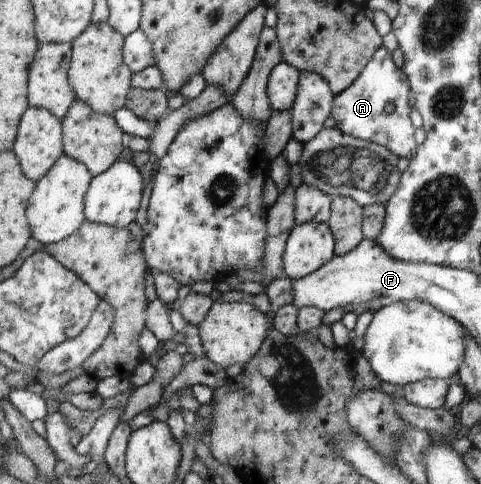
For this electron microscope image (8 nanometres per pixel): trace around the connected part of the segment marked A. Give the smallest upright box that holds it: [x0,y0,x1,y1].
[333,45,417,160]

